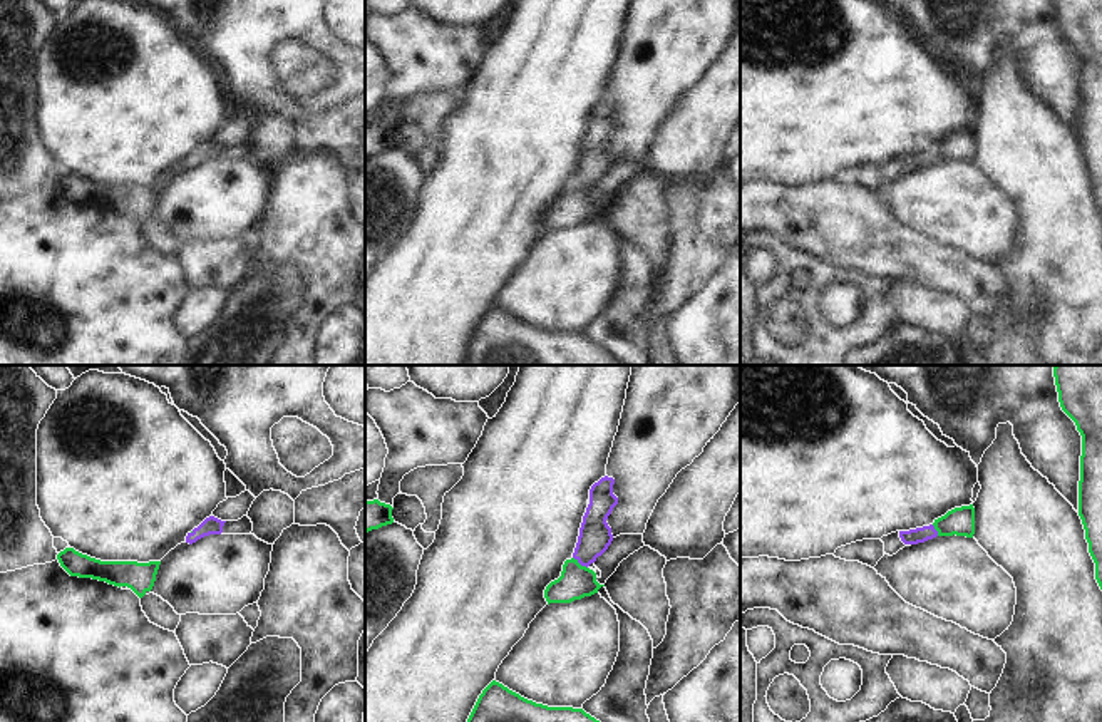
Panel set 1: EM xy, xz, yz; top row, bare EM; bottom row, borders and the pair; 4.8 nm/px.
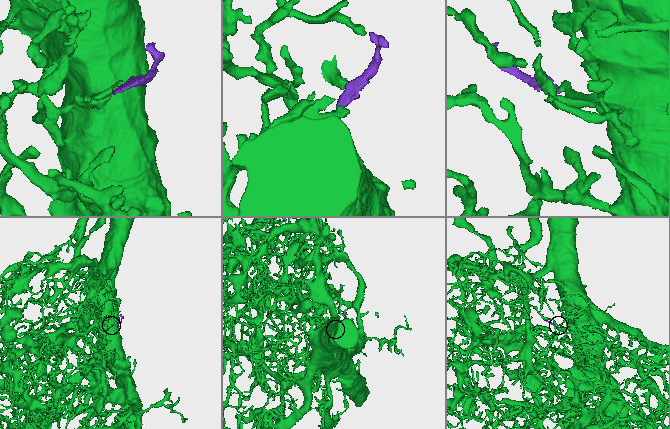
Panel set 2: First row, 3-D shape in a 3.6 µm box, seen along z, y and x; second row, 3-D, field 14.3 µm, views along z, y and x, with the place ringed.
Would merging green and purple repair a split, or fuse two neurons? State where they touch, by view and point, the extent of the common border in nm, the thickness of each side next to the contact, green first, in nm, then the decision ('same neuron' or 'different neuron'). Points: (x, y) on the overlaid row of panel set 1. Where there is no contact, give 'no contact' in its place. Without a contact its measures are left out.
meets green in xz at (578, 563); contact 90 nm long; 160 nm thick on the green side, 160 nm on the other; same neuron

